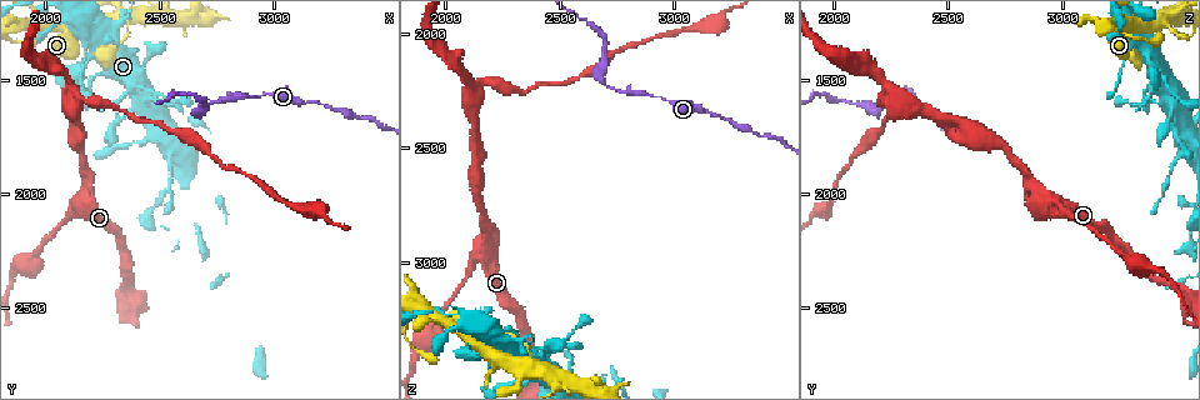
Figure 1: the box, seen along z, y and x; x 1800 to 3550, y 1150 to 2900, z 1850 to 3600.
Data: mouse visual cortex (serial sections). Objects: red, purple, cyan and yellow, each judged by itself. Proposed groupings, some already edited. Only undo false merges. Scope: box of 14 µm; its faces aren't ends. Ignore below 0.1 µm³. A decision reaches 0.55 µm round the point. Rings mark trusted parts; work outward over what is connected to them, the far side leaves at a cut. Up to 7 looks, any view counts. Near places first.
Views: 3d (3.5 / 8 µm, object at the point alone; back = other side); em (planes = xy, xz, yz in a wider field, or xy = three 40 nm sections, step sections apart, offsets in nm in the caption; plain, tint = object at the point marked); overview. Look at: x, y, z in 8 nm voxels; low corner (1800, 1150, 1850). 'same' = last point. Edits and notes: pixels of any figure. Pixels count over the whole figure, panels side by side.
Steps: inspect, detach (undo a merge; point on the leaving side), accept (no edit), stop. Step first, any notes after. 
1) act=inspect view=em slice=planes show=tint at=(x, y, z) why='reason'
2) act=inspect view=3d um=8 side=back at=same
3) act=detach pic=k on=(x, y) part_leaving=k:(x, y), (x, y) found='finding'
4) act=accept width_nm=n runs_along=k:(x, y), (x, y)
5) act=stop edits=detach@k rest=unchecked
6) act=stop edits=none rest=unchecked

act=inspect view=3d um=3.5 at=(2160, 2100, 2960) why='sharp bend'

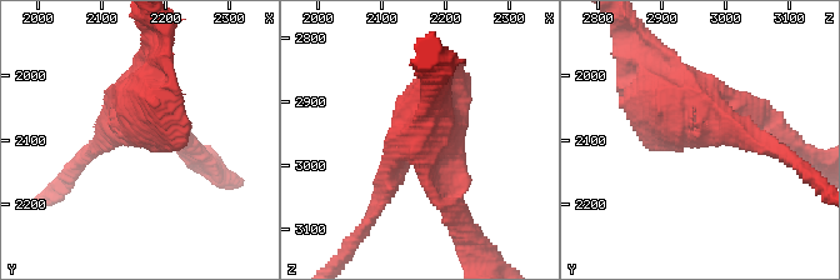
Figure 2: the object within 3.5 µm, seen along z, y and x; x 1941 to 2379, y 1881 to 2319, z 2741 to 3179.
act=inspect view=em slice=xy step=1 show=tint at=(2160, 2095, 2970)

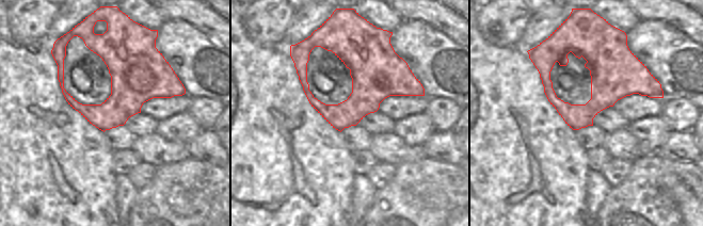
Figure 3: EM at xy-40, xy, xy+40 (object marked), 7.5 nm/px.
act=accept runs_along=2:(176, 129), (153, 114), (99, 144) found='continuous, no second cell'

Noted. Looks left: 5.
act=inspect view=3d um=3.5 at=(2740, 1590, 2250) why='sharp bend'

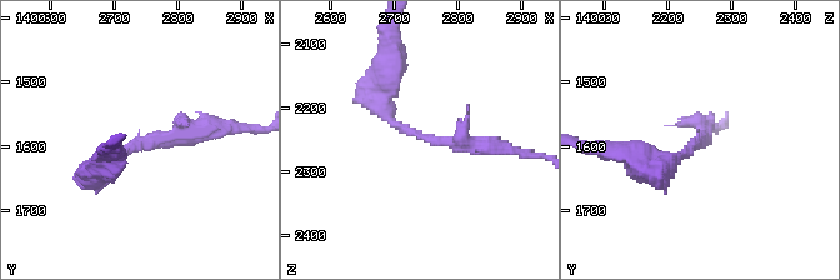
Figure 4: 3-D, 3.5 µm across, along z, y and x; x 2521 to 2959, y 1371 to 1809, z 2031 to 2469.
act=inspect view=em slice=planes show=tint at=(2740, 1590, 2245) arm_widths_nm=250,300

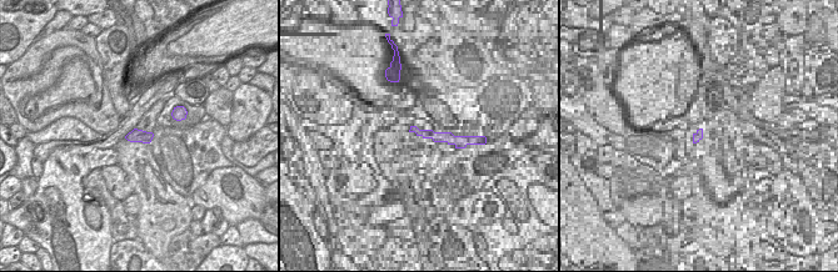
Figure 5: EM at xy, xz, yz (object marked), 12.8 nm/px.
act=accept runs_along=4:(504, 150), (408, 131), (384, 109), (388, 80) found='one cell here'

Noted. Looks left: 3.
act=inspect view=3d um=8 at=(2130, 1590, 2270) why='sharp bend'

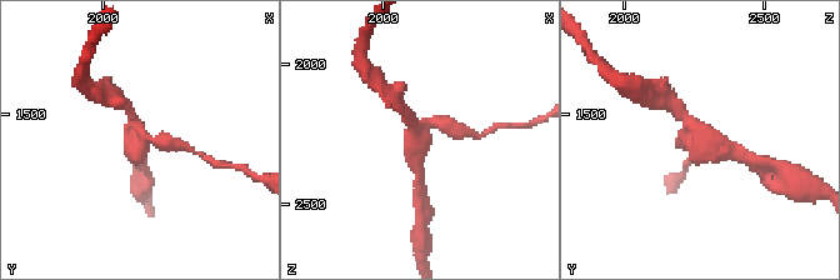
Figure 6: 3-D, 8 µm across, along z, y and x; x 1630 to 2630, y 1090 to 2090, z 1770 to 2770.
act=inspect view=em slice=xy step=1 show=tint at=(2150, 1600, 2260)

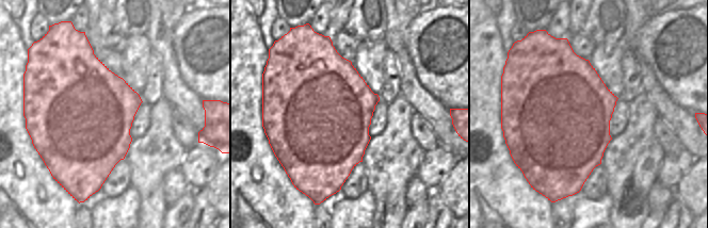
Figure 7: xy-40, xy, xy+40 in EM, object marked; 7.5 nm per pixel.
act=accept runs_along=6:(419, 179), (416, 146), (425, 129), (440, 124) found='one cell here'

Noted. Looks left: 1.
act=stop edits=none rest=unchecked

